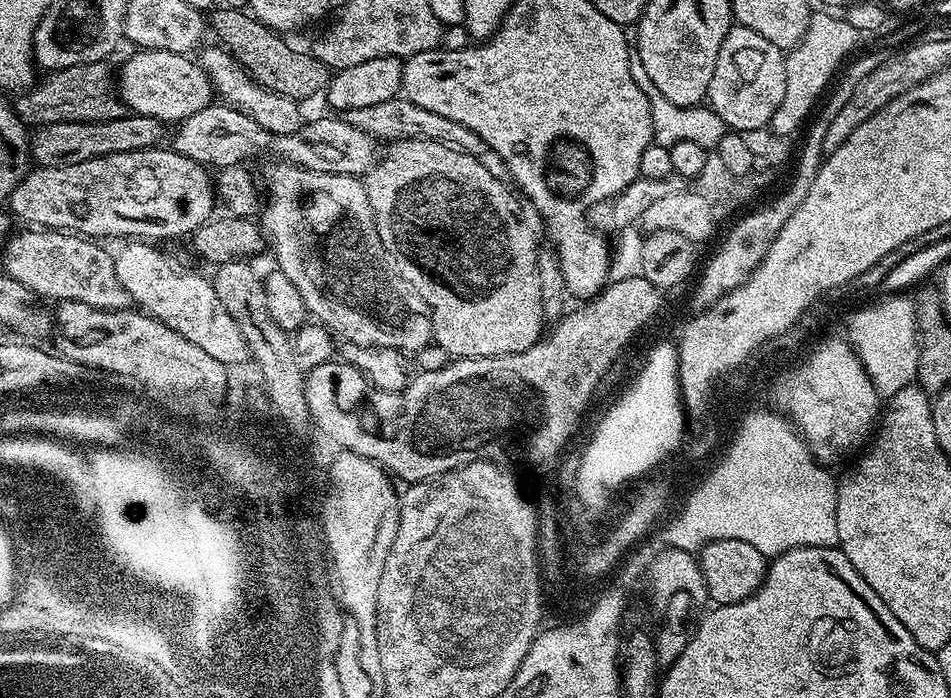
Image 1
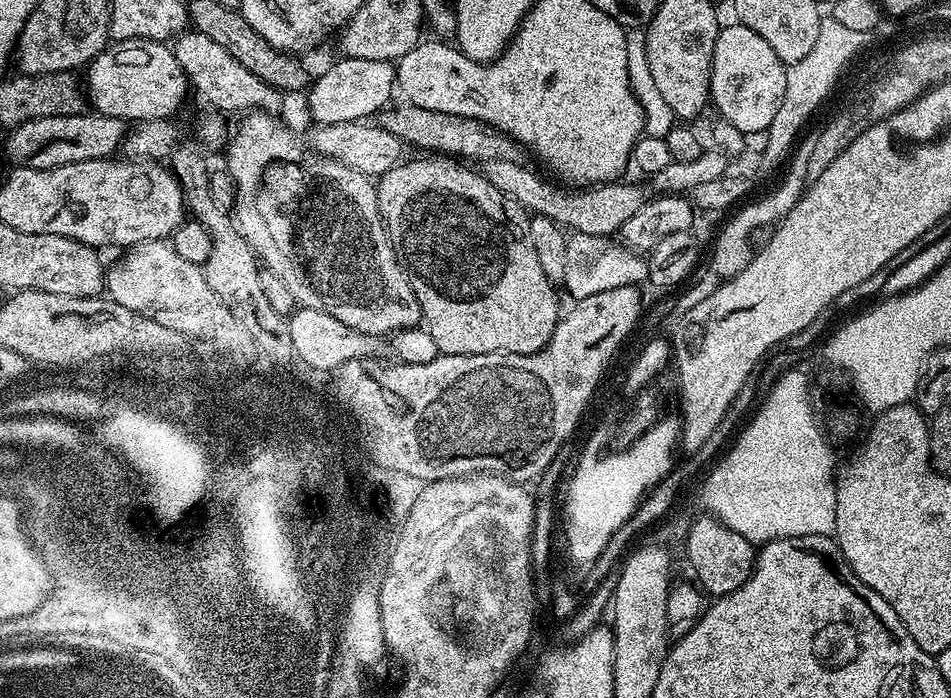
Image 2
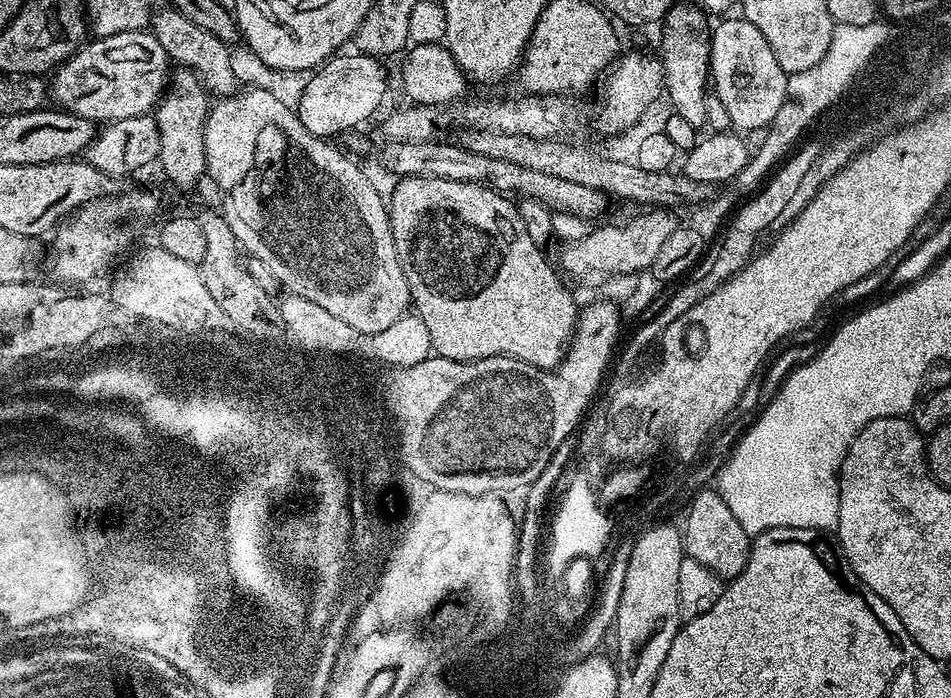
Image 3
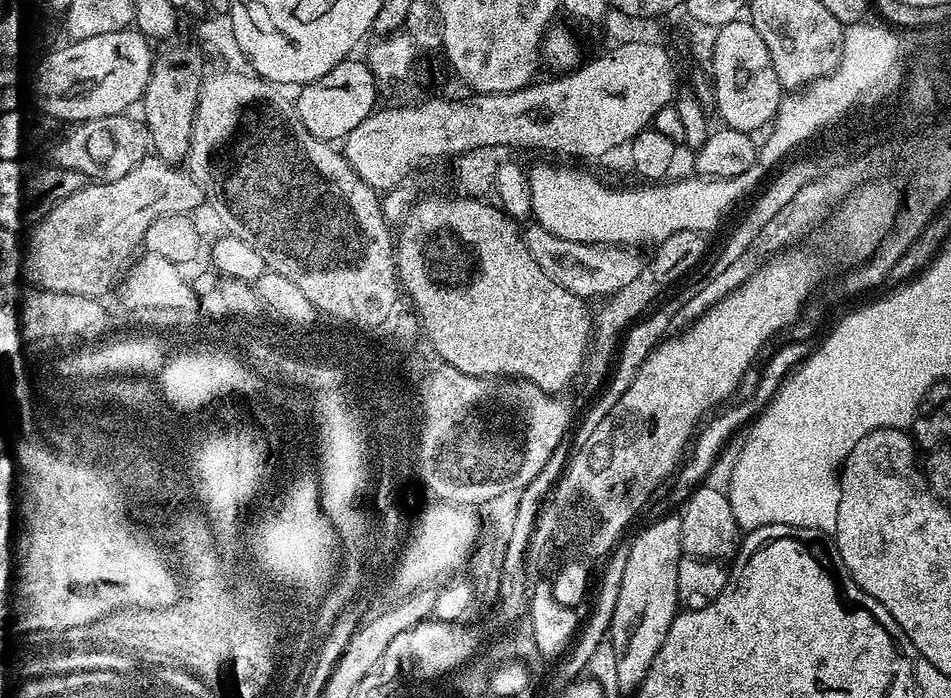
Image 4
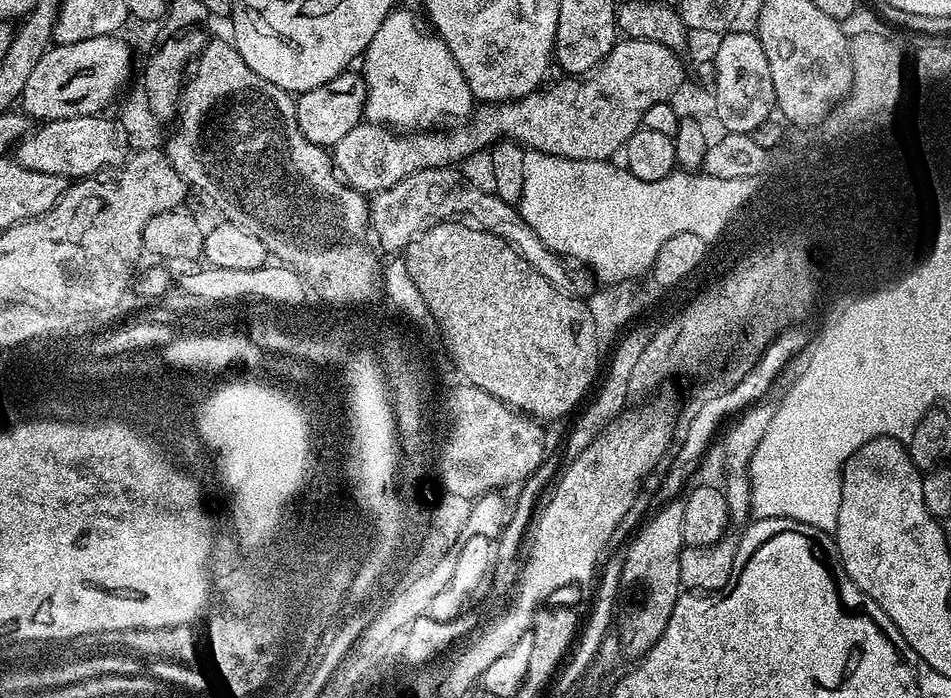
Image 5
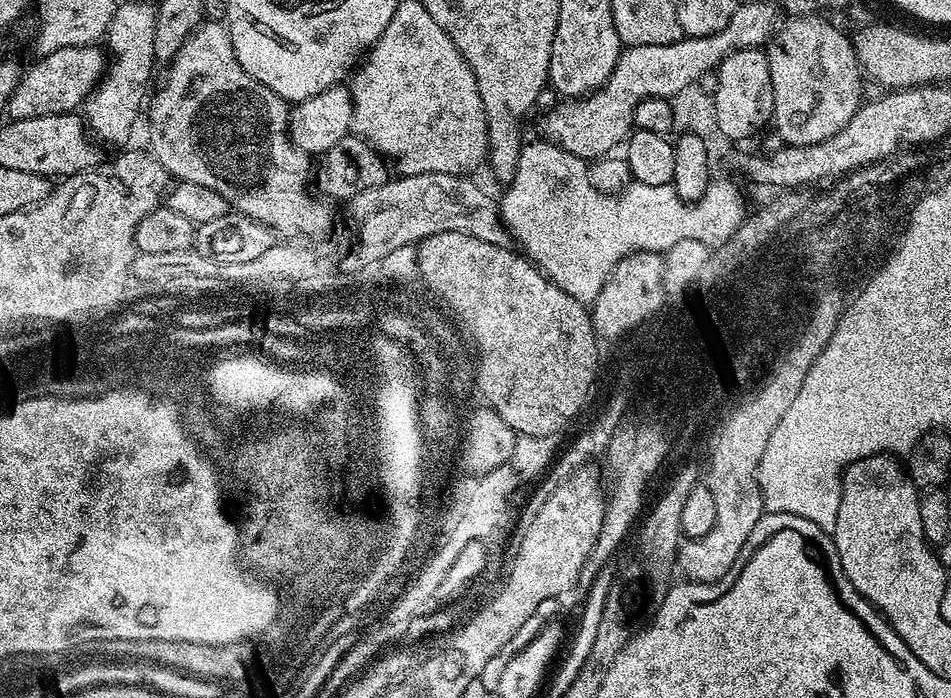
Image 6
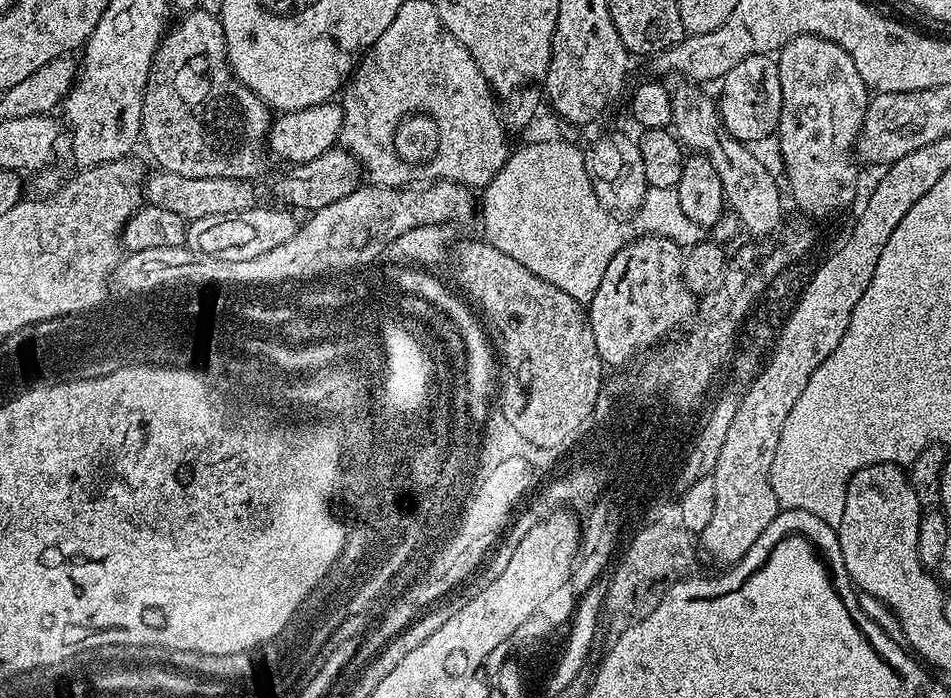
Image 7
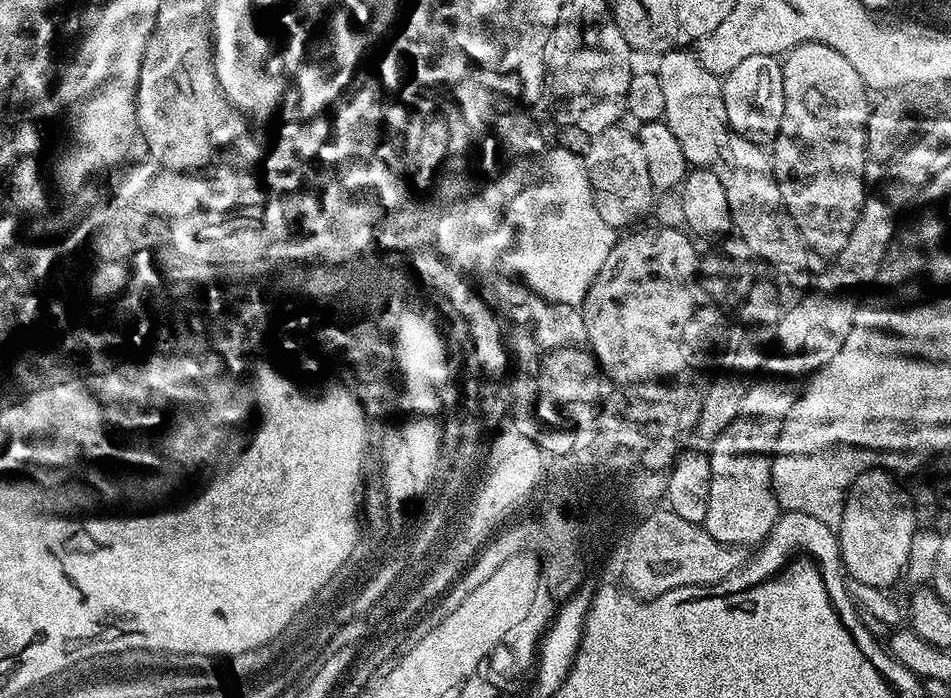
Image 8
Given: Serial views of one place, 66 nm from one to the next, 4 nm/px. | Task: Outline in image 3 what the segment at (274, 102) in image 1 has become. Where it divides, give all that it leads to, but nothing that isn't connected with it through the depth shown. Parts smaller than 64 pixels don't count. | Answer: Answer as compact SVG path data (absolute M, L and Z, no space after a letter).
M164 6L153 15L150 31L158 38L162 50L166 50L169 61L173 65L191 70L213 97L223 98L237 91L236 68L232 65L231 54L228 53L229 45L225 41L214 38L210 30L202 30L202 26L194 26L190 18L182 18L182 14L178 14L175 8Z

